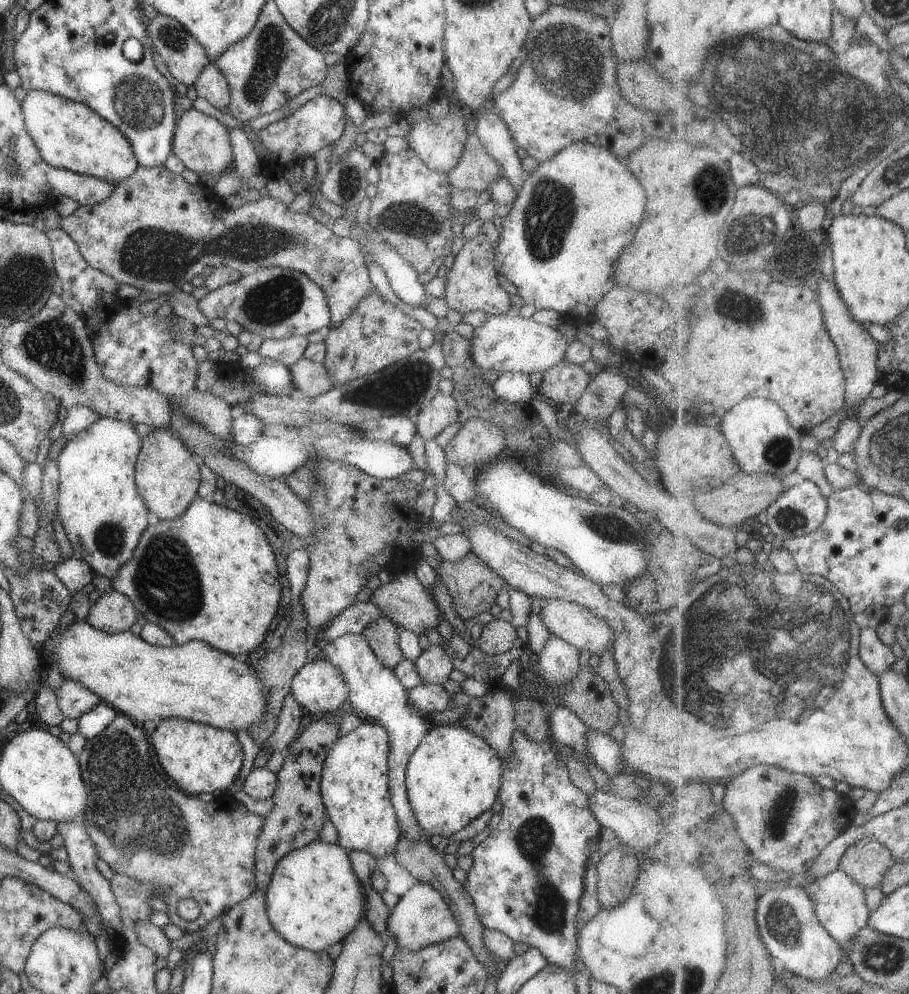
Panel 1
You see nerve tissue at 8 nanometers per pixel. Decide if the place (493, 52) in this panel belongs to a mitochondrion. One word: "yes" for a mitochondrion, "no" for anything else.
no

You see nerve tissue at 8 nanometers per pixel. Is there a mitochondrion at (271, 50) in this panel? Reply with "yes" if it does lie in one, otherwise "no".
yes

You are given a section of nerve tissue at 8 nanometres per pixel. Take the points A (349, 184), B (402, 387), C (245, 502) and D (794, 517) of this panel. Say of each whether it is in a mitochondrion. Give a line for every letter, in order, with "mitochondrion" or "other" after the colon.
A: mitochondrion
B: mitochondrion
C: other
D: mitochondrion

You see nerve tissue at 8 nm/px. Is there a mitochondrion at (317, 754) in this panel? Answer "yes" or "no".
no

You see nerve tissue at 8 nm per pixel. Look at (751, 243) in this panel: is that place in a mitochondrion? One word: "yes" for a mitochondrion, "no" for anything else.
yes

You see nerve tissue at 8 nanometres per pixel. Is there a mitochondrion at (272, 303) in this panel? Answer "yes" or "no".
yes

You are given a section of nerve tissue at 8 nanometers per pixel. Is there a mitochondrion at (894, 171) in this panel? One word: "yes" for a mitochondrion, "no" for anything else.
yes

